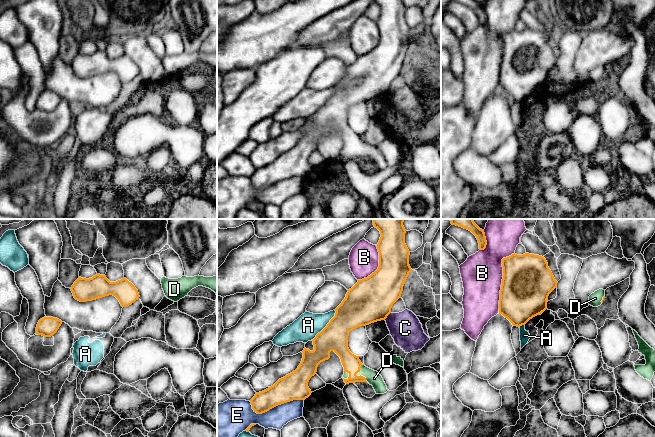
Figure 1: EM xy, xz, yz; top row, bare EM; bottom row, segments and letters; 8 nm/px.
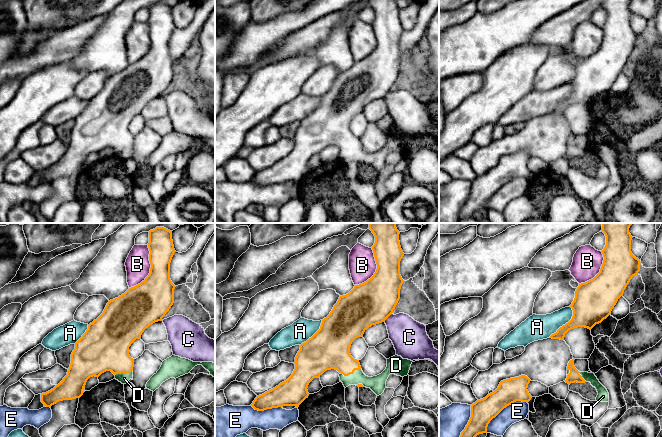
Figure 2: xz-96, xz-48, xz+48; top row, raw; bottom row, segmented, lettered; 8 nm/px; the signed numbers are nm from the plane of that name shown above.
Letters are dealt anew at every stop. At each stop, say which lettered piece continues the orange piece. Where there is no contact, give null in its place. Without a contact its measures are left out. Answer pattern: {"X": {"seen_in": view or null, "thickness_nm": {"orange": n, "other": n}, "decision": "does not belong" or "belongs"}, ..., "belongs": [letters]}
{"A": {"seen_in": "xz", "thickness_nm": {"orange": 260, "other": 200}, "decision": "does not belong"}, "B": {"seen_in": "yz", "thickness_nm": {"orange": 400, "other": 340}, "decision": "does not belong"}, "C": {"seen_in": "xz", "thickness_nm": {"orange": 360, "other": 260}, "decision": "does not belong"}, "D": {"seen_in": "xz", "thickness_nm": {"orange": 140, "other": 120}, "decision": "belongs"}, "E": {"seen_in": "xz", "thickness_nm": {"orange": 220, "other": 170}, "decision": "does not belong"}, "belongs": ["D"]}

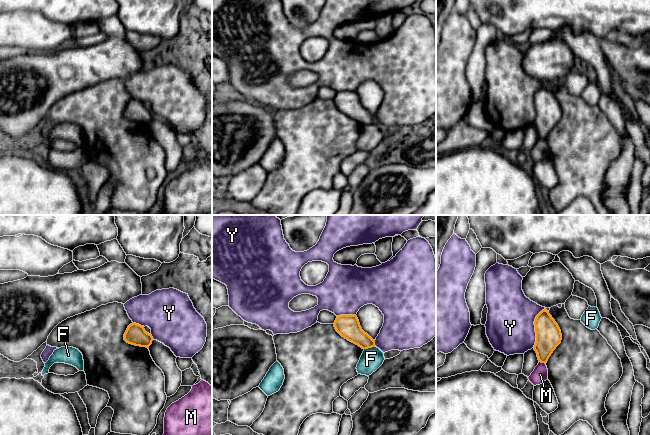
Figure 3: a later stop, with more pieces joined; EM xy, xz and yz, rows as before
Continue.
{"F": {"seen_in": "xz", "thickness_nm": {"orange": 190, "other": 180}, "decision": "does not belong"}, "M": {"seen_in": "yz", "thickness_nm": {"orange": 200, "other": 130}, "decision": "does not belong"}, "Y": {"seen_in": "yz", "thickness_nm": {"orange": 200, "other": 380}, "decision": "does not belong"}, "belongs": []}

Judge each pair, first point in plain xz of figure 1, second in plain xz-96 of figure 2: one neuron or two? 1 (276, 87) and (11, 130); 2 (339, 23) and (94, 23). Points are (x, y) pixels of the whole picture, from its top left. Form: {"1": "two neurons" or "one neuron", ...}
{"1": "one neuron", "2": "one neuron"}

